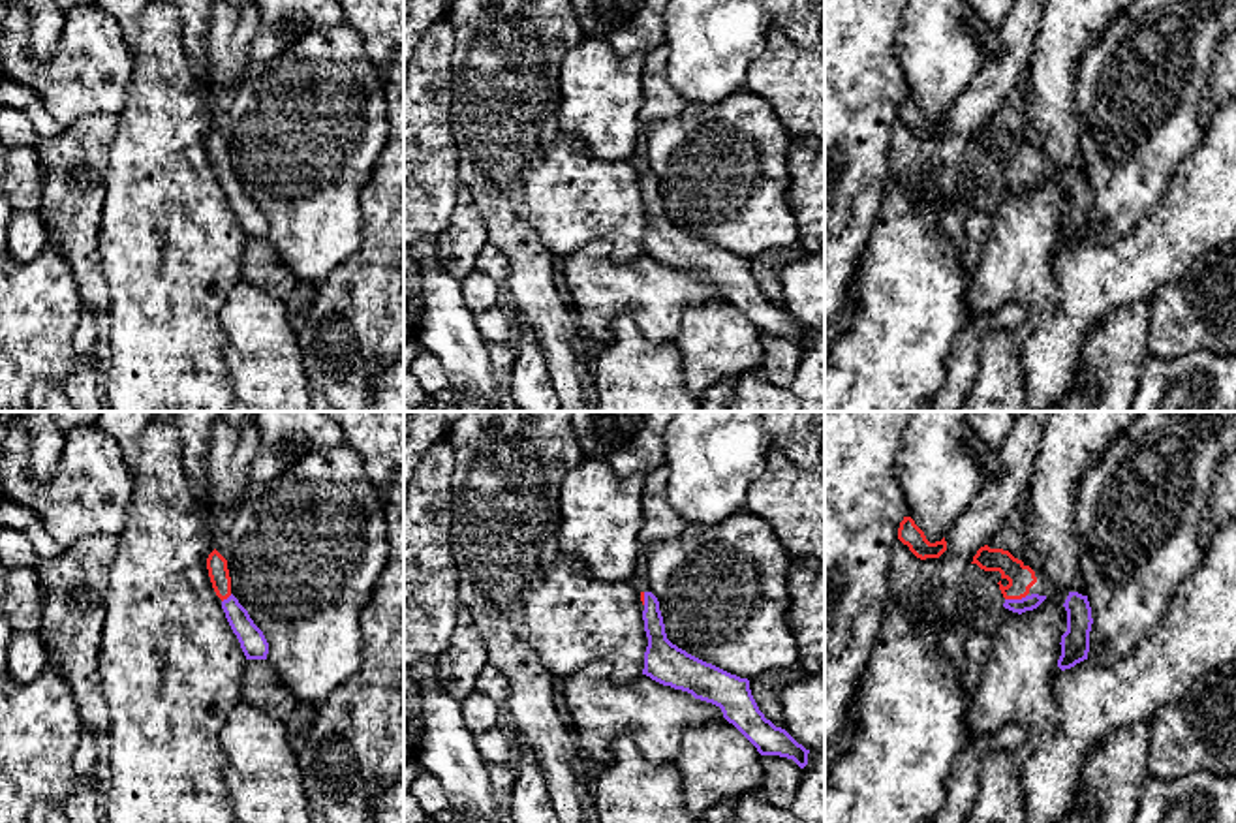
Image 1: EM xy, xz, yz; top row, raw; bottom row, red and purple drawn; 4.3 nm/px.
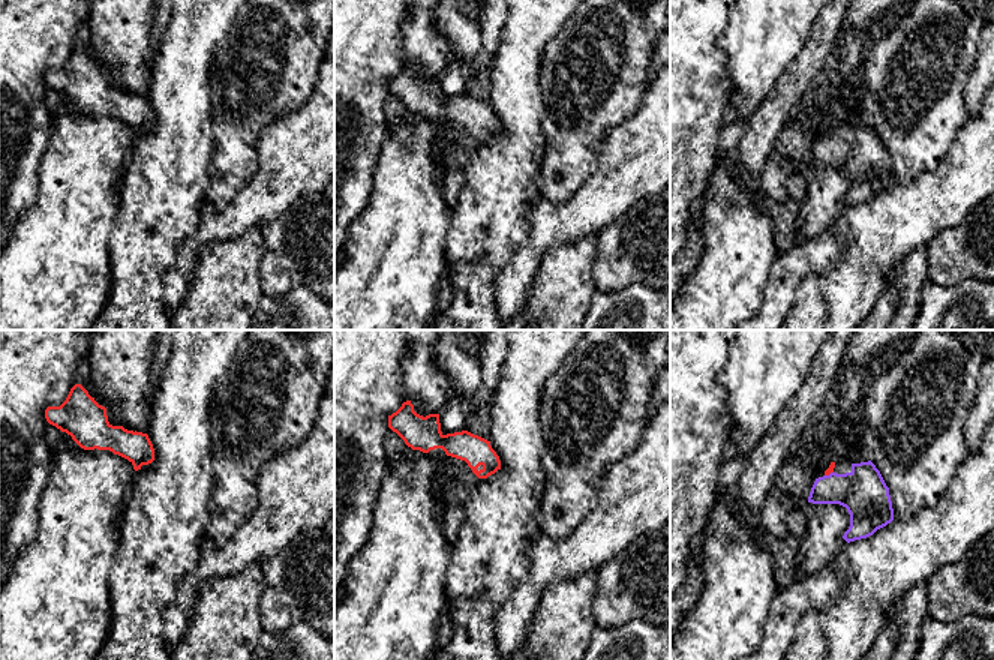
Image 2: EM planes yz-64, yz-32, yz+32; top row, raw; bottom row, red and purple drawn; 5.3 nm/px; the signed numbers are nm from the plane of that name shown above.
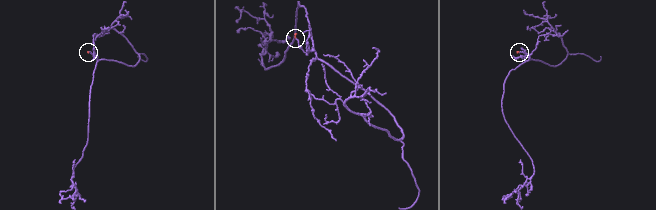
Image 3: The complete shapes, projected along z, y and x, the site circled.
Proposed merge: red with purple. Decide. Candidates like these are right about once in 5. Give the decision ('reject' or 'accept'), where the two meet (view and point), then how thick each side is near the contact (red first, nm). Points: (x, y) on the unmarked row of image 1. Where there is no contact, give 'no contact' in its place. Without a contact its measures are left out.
accept | yz (1015, 177) | 120/70 nm

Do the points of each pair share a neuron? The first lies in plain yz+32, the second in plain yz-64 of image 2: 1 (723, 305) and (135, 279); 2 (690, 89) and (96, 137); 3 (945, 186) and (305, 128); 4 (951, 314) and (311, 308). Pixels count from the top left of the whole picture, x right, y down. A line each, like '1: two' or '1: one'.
1: two
2: two
3: one
4: one

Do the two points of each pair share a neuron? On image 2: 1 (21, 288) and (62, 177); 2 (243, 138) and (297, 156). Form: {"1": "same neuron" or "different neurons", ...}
{"1": "same neuron", "2": "different neurons"}

